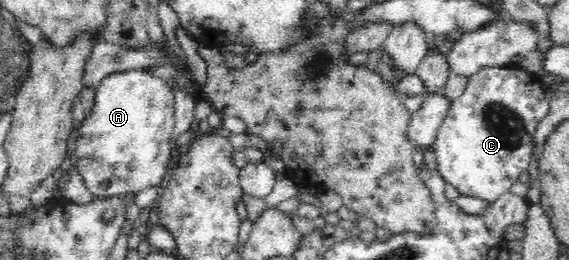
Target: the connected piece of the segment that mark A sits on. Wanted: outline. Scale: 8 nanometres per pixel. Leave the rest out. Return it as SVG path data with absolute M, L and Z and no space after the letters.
M144 68L134 69L124 72L116 72L116 74L110 74L106 80L102 82L102 85L95 90L95 99L89 113L80 121L80 128L78 129L78 136L76 140L76 156L77 165L76 168L79 173L84 177L86 186L95 194L97 198L110 198L113 196L123 196L126 194L136 195L138 192L144 192L144 190L150 190L150 188L156 188L160 193L165 188L164 180L168 176L168 172L175 166L175 147L173 145L175 138L175 96L172 89L168 87L167 80L153 76Z

